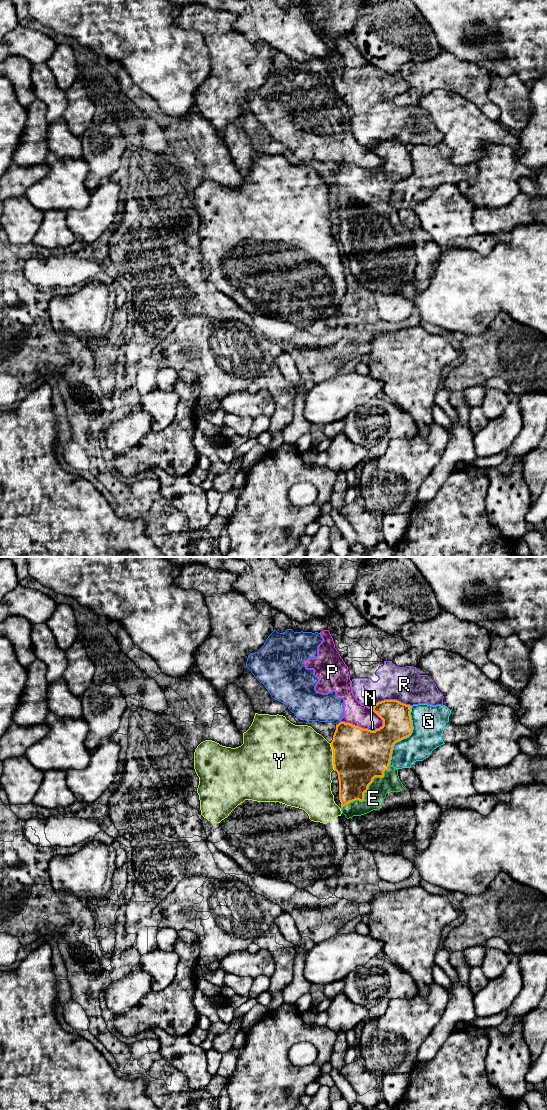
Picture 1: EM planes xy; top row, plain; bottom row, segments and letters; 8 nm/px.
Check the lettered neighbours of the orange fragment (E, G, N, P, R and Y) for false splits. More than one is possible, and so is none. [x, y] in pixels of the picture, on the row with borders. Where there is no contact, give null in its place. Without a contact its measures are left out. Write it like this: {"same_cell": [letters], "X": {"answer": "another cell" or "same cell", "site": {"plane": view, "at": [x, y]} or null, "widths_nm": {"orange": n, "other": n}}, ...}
{"same_cell": ["E"], "E": {"answer": "same cell", "site": {"plane": "xy", "at": [367, 789]}, "widths_nm": {"orange": 380, "other": 160}}, "G": {"answer": "another cell", "site": {"plane": "xy", "at": [406, 737]}, "widths_nm": {"orange": 240, "other": 260}}, "N": {"answer": "another cell", "site": {"plane": "xy", "at": [339, 723]}, "widths_nm": {"orange": 360, "other": 240}}, "P": {"answer": "another cell", "site": {"plane": "xy", "at": [354, 725]}, "widths_nm": {"orange": 440, "other": 180}}, "R": {"answer": "another cell", "site": {"plane": "xy", "at": [390, 700]}, "widths_nm": {"orange": 240, "other": 280}}, "Y": {"answer": "another cell", "site": {"plane": "xy", "at": [333, 756]}, "widths_nm": {"orange": 440, "other": 500}}}

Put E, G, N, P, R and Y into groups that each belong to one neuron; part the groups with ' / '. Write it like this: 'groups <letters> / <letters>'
groups E / G / N P / R / Y

